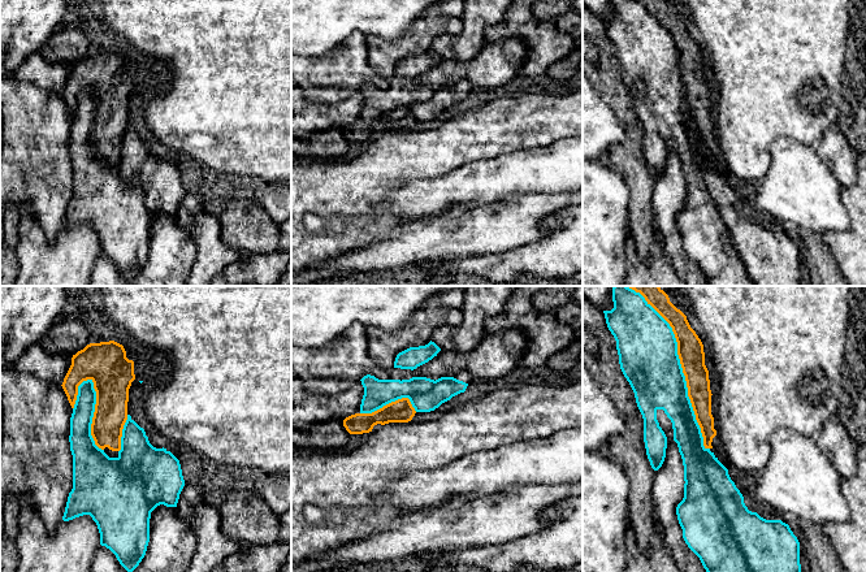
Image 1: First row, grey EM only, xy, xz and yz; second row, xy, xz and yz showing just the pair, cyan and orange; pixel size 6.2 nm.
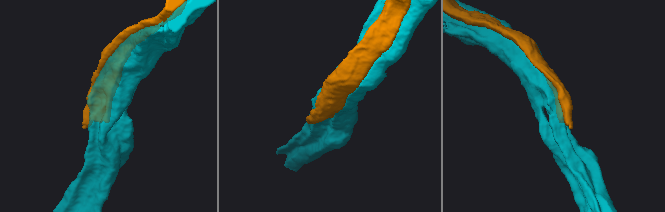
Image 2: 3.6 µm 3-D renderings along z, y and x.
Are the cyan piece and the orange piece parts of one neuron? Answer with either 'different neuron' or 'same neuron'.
different neuron

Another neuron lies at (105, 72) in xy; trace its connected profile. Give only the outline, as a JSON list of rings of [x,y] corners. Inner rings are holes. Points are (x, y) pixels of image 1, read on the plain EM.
[[[114,49],[90,52],[73,64],[61,94],[72,117],[78,95],[87,88],[94,91],[96,100],[91,144],[109,166],[118,166],[127,129],[129,98],[135,88],[134,70],[126,66],[124,55]]]

